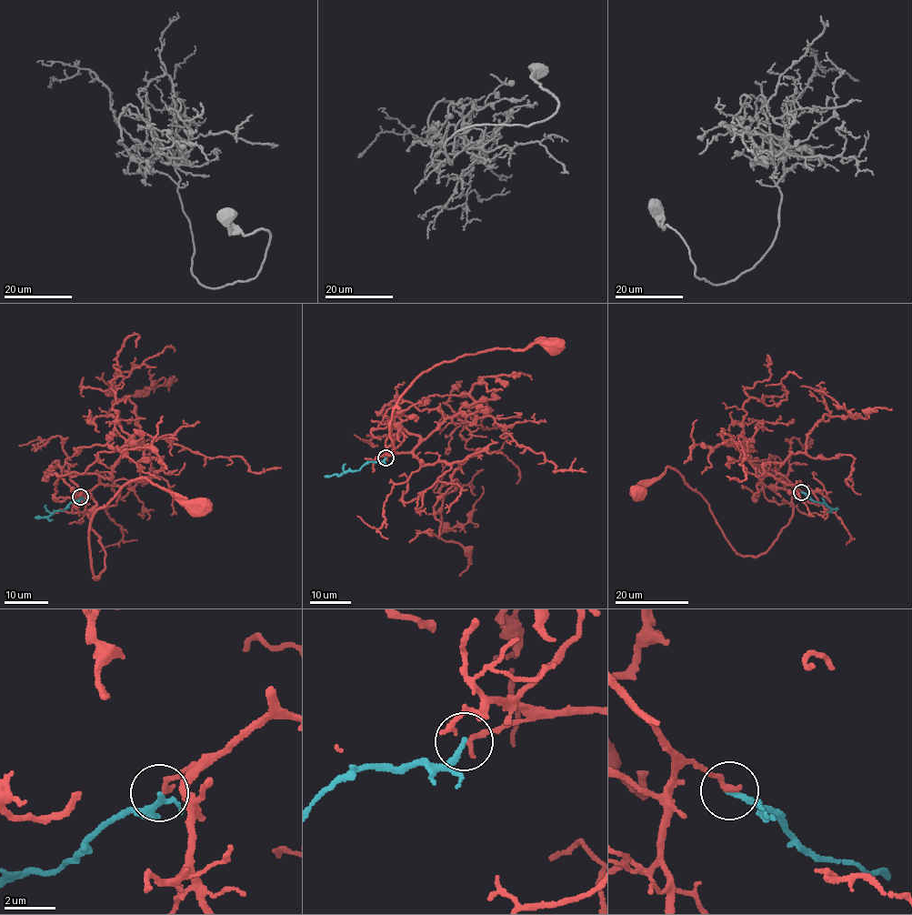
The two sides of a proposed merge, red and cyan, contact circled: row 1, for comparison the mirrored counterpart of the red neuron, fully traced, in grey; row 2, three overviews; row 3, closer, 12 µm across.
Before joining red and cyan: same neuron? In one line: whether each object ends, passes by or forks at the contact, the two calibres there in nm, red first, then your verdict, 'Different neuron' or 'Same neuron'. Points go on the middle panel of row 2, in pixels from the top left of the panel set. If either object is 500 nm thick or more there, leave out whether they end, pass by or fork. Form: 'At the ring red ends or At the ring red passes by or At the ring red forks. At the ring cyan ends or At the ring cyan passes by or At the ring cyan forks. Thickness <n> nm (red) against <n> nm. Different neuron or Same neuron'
At the ring red ends. At the ring cyan ends. Thickness 240 nm (red) against 200 nm. Same neuron

